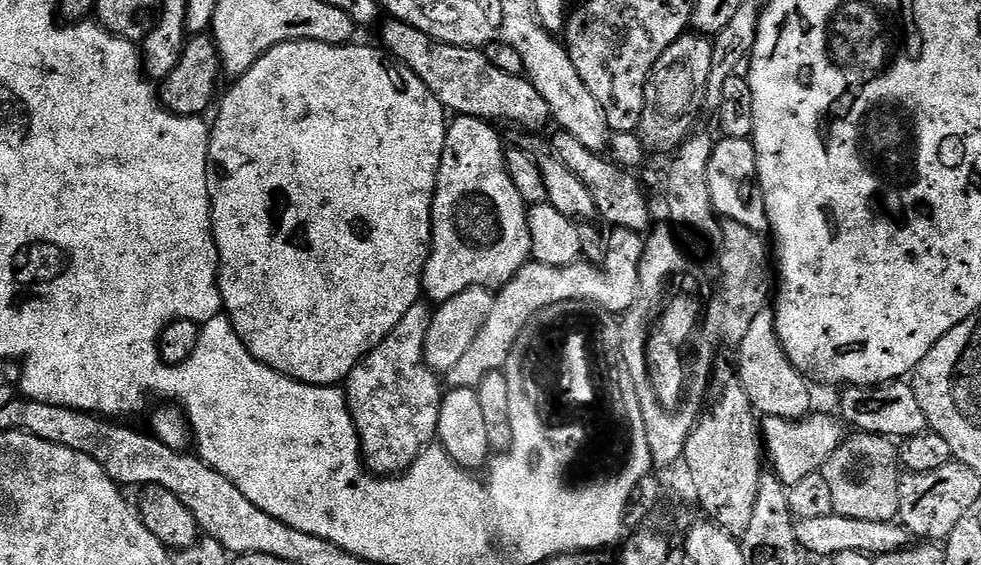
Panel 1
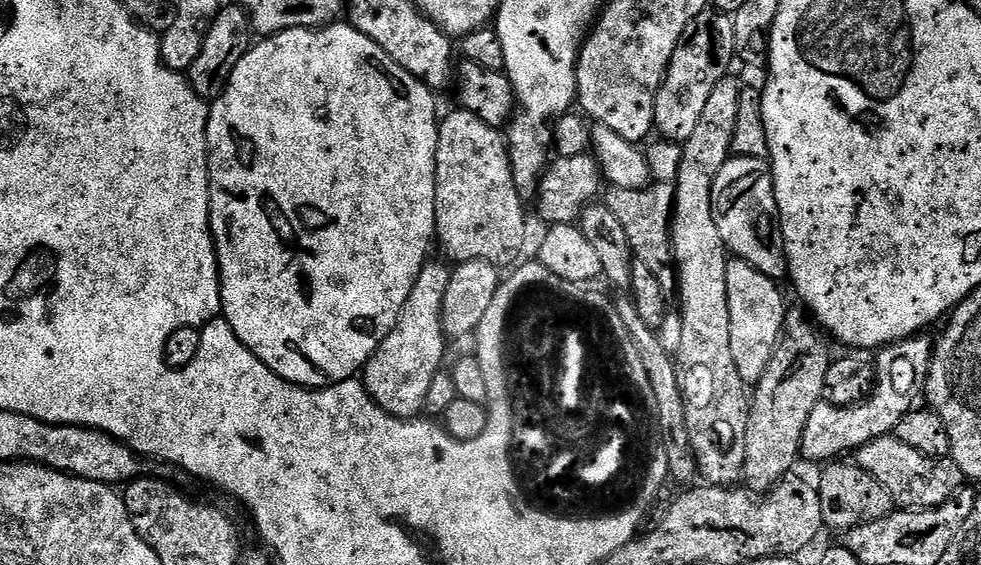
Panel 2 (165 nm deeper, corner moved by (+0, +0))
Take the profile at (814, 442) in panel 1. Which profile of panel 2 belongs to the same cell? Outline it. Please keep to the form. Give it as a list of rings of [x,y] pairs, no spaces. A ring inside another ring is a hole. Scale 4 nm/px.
[[[917,334],[908,340],[897,340],[875,353],[874,387],[867,400],[847,408],[827,402],[814,406],[804,431],[802,456],[805,461],[808,459],[832,462],[843,457],[840,456],[843,452],[855,453],[856,449],[866,446],[866,442],[874,442],[874,438],[895,433],[898,422],[902,422],[904,415],[912,411],[917,403],[916,395],[921,395],[922,386],[928,380],[934,344],[926,337],[927,335]]]

